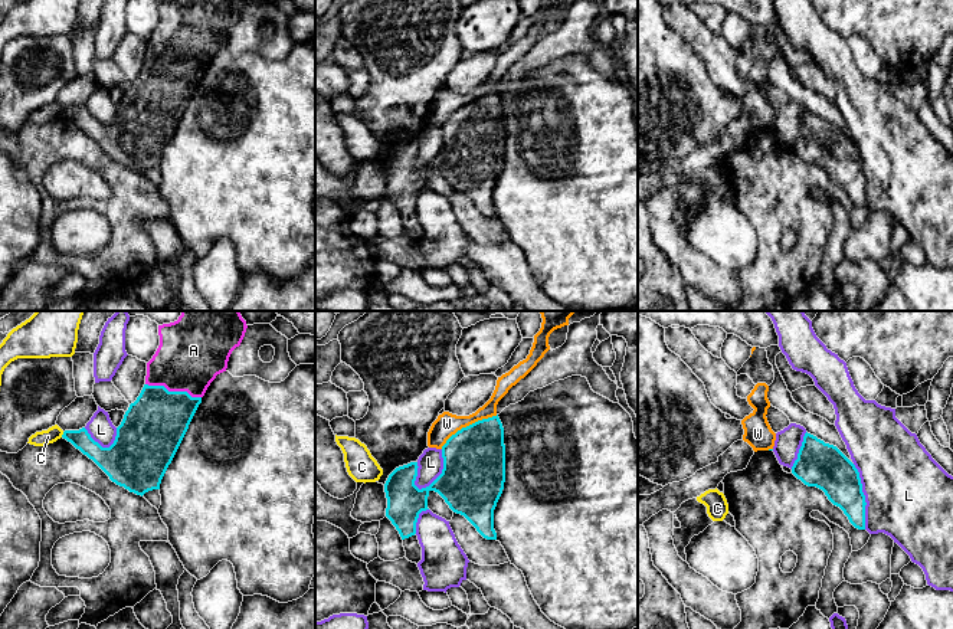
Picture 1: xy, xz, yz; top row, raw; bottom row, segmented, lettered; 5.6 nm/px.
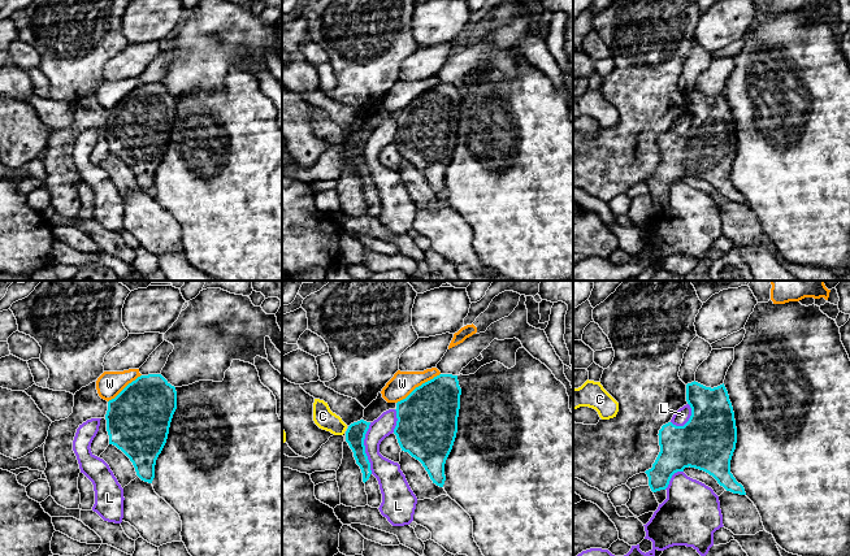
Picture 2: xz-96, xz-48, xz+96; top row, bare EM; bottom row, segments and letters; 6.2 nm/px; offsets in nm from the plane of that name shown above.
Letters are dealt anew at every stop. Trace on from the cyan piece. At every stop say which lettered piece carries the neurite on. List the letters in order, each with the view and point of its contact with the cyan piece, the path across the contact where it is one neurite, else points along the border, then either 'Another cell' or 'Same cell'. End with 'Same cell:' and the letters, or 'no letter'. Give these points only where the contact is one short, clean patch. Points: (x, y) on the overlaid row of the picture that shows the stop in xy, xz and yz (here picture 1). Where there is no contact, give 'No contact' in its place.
A: Touches cyan at xy (173, 392). Same cell
C: Touches cyan at xy (62, 435). Boundary: xy (64, 432), (61, 436). Another cell
L: Touches cyan at xz (442, 472). Another cell
W: Touches cyan at xz (470, 425). Another cell
Same cell: A

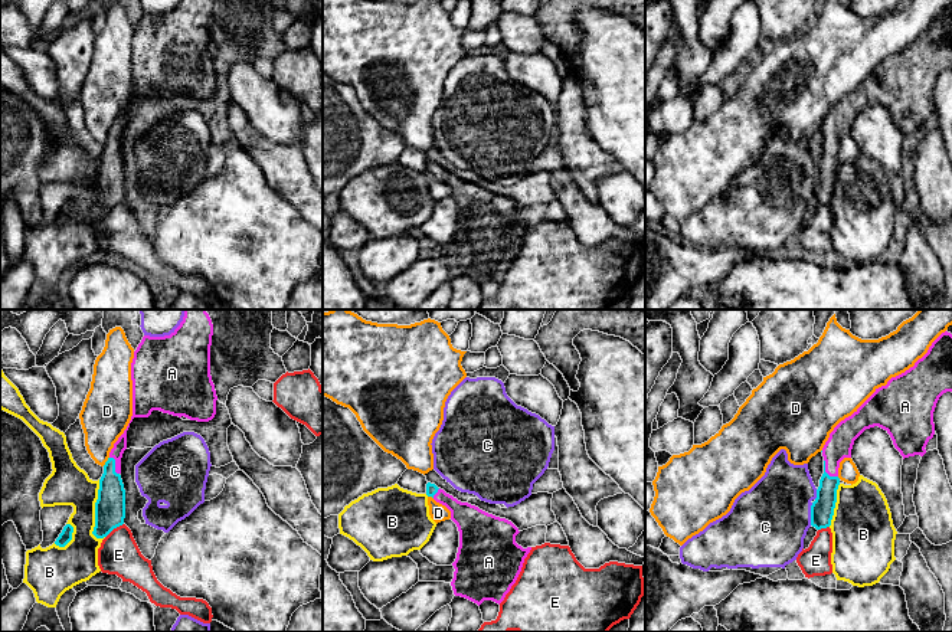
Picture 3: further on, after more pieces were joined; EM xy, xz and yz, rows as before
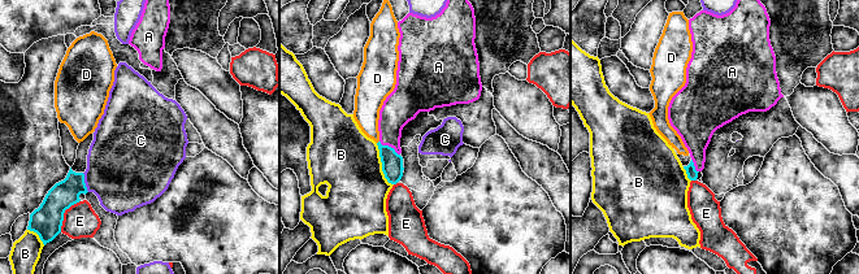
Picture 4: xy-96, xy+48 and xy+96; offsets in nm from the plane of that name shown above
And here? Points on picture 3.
A: Touches cyan at yz (824, 471). Path across: yz (823, 508), (825, 501), (824, 471), (841, 439). Same cell
B: Touches cyan at xy (95, 510). Another cell
C: Touches cyan at yz (811, 514). Boundary: yz (813, 503), (810, 524). Another cell
D: Touches cyan at xy (107, 461). Another cell
E: Touches cyan at xy (114, 527). Another cell
Same cell: A

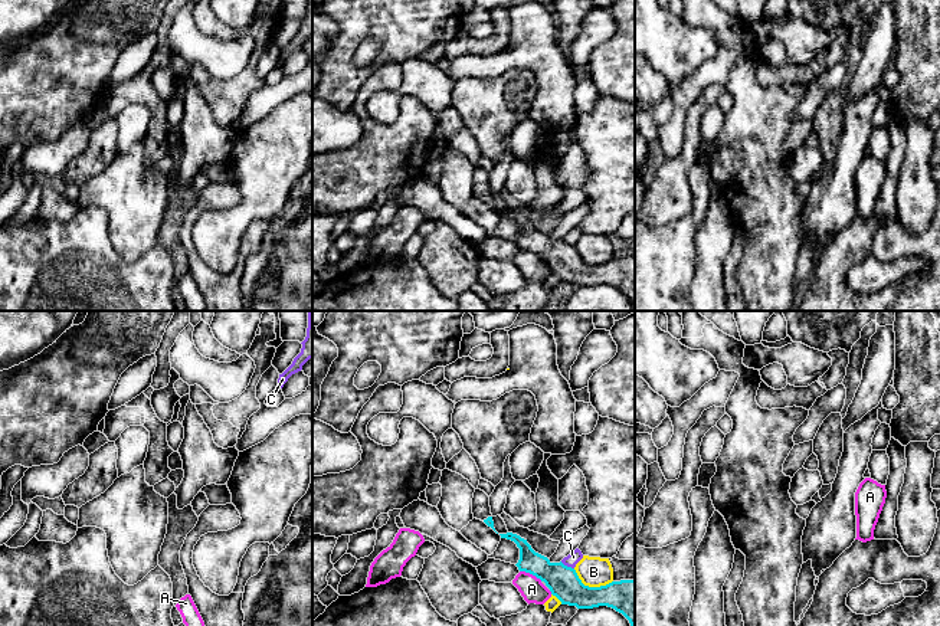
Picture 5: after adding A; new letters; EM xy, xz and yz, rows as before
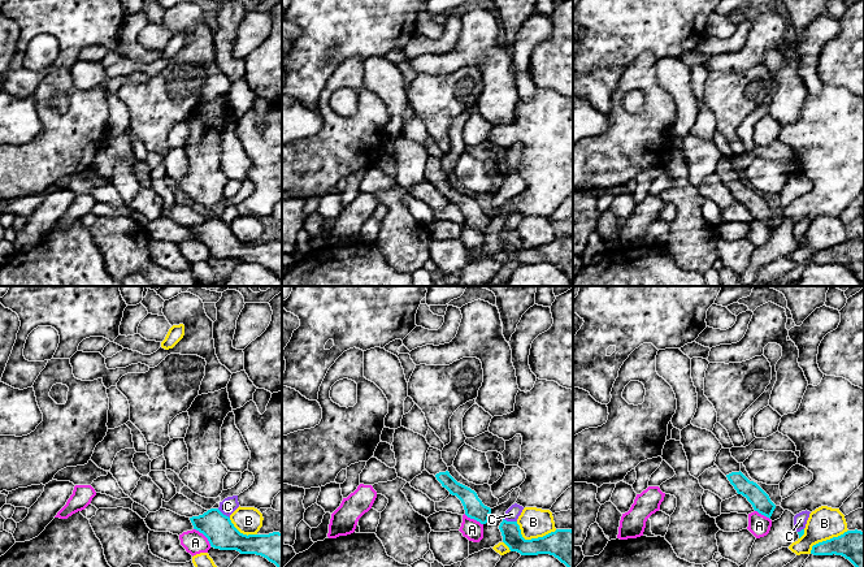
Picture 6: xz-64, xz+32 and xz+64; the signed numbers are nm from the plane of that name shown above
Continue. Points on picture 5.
A: Touches cyan at xz (531, 573). Another cell
B: Touches cyan at xz (590, 587). Another cell
C: Touches cyan at xz (566, 566). Another cell
Same cell: no letter

